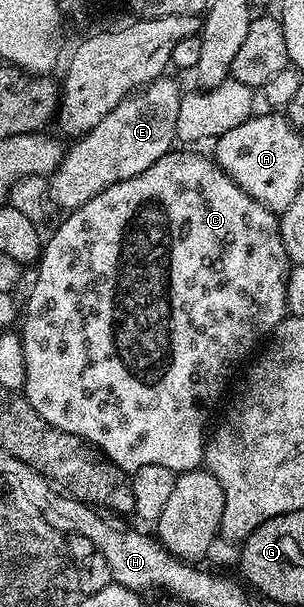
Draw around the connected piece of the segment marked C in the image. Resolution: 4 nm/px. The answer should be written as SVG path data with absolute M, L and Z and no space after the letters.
M168 153L156 160L152 168L144 168L144 172L104 188L80 208L69 211L63 217L66 219L55 228L54 235L45 239L36 263L38 275L26 298L26 315L23 313L20 318L27 401L45 422L82 438L91 447L99 446L107 459L127 472L136 472L145 466L163 466L175 472L199 469L206 457L210 413L217 408L230 377L242 361L245 363L259 349L263 339L288 317L288 259L275 211L248 196L217 161L207 158L198 154Z

